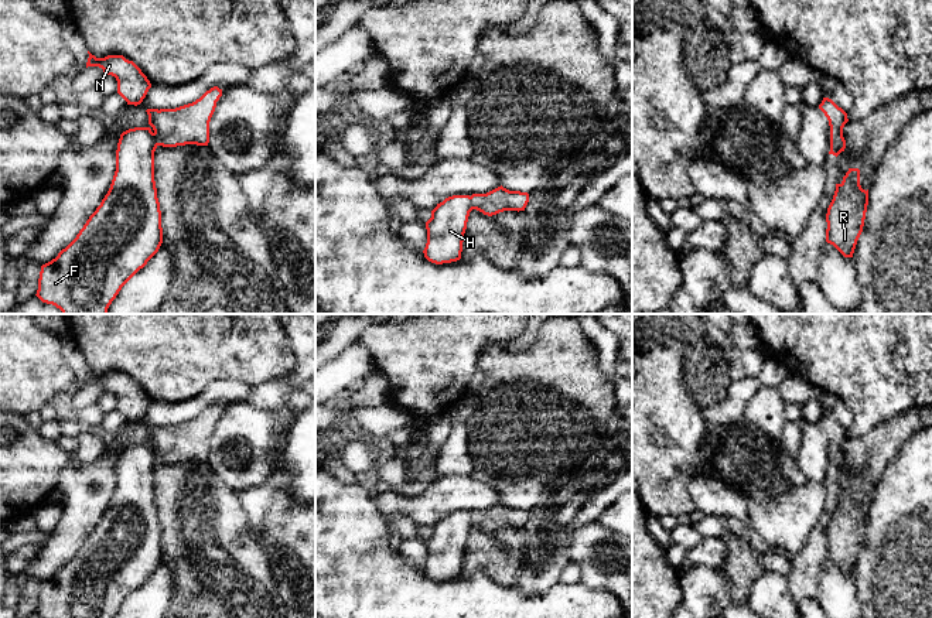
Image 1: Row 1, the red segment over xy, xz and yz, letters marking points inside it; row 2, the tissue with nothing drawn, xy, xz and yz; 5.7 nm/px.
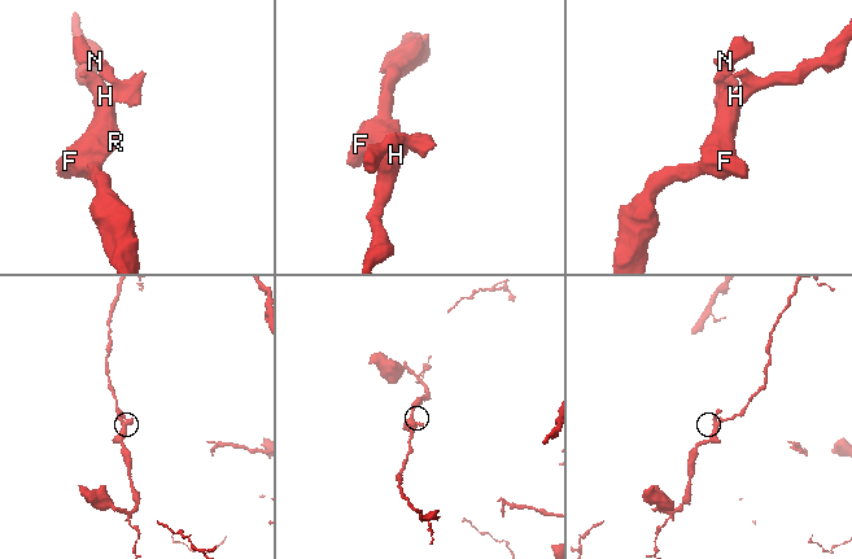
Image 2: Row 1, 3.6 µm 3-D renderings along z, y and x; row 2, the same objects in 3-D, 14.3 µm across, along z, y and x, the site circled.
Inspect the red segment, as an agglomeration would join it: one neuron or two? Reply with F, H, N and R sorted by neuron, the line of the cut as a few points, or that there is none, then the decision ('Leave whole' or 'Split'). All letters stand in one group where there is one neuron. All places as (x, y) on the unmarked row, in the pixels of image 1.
Groups: F H R / N. Split along xy (153, 450), (157, 461). Split

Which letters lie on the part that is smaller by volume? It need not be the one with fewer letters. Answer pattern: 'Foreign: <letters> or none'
Foreign: N

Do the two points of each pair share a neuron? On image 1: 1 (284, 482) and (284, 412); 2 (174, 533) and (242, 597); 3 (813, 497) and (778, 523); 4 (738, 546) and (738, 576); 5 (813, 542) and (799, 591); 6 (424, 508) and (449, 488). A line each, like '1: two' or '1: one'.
1: two
2: one
3: one
4: one
5: one
6: one

